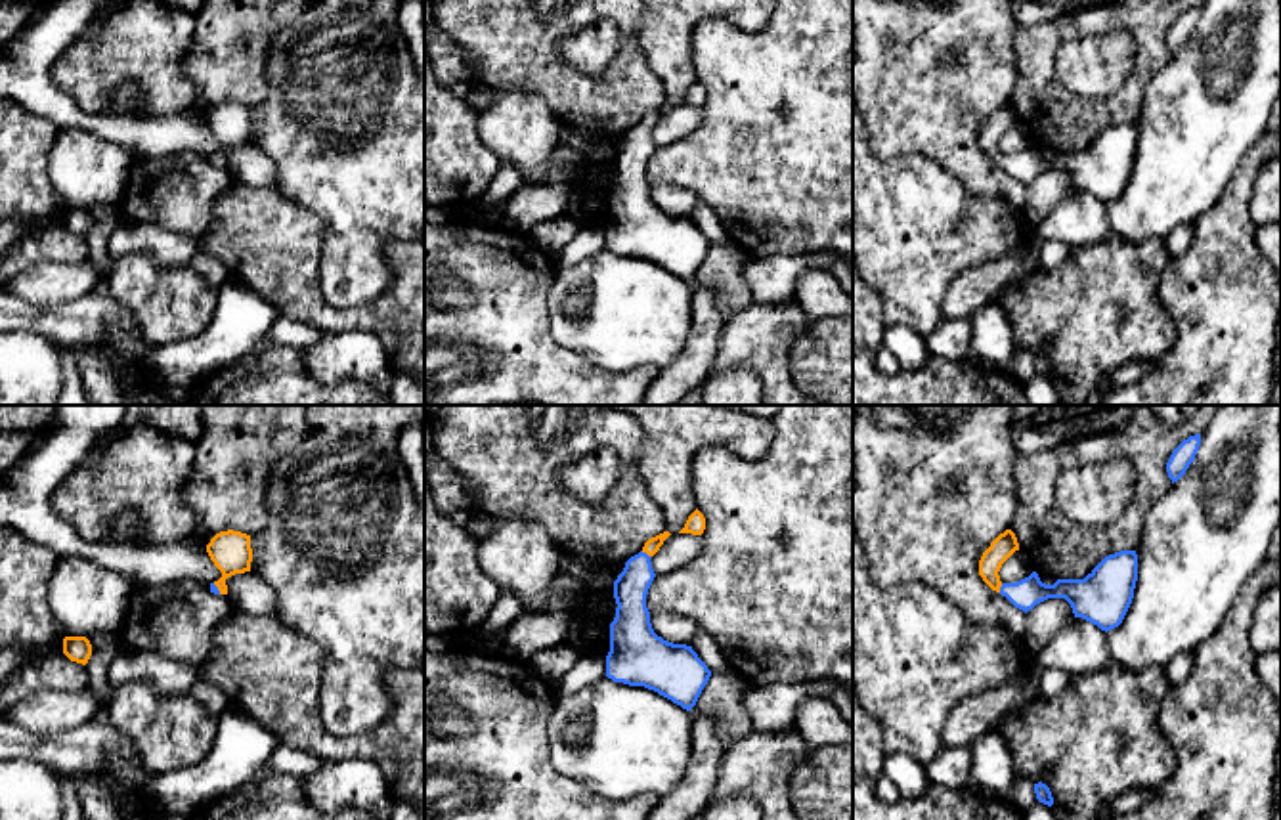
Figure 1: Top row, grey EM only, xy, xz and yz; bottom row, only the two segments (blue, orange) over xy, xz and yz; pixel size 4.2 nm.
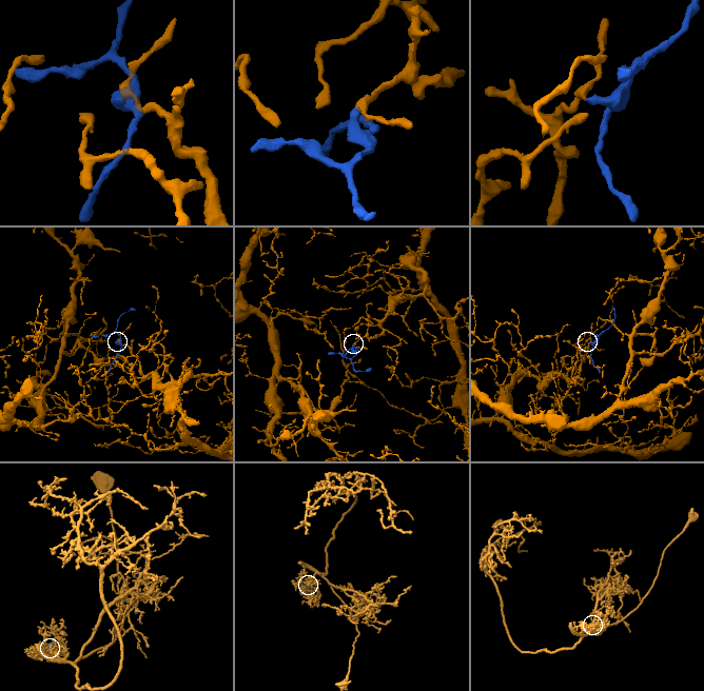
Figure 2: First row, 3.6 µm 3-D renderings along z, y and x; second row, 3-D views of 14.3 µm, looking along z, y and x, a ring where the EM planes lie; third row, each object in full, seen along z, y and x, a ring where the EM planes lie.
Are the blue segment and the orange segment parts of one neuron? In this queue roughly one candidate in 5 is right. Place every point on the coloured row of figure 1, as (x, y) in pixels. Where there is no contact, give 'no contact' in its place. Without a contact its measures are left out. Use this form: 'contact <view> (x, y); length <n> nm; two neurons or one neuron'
contact xz (645, 553); length 50 nm; one neuron

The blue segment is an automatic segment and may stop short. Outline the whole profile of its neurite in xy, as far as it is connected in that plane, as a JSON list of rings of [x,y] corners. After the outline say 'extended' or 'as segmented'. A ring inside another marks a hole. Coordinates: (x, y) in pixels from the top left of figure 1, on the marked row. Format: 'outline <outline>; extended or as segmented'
outline [[[220,531],[206,545],[206,552],[214,566],[222,572],[222,577],[210,583],[210,593],[228,594],[226,579],[235,573],[250,572],[252,549],[250,535],[241,531]]]; extended

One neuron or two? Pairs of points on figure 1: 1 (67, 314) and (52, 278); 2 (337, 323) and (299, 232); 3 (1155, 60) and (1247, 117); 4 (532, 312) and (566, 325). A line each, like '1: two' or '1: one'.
1: two
2: one
3: two
4: two

